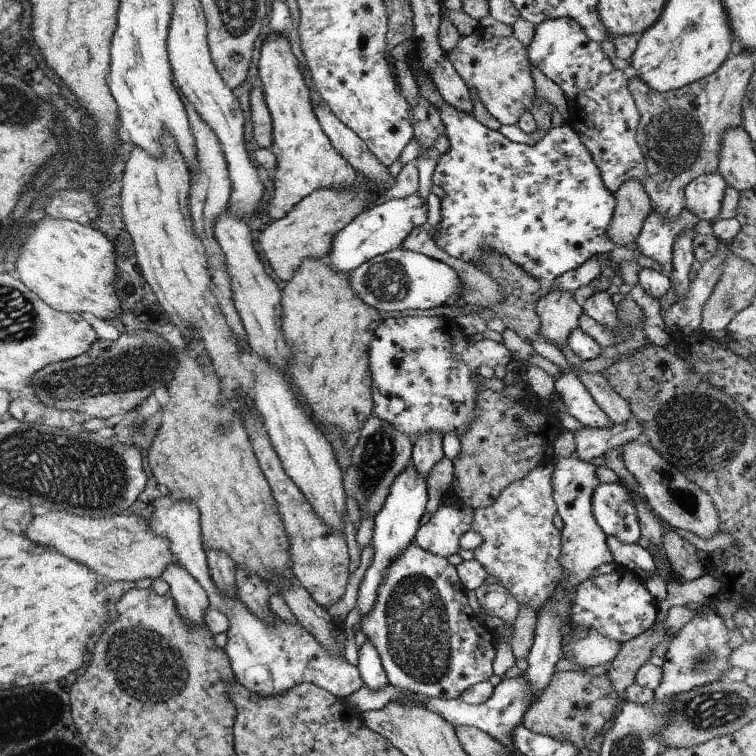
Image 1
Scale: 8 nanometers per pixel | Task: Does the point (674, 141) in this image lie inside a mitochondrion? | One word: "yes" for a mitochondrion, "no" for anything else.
yes

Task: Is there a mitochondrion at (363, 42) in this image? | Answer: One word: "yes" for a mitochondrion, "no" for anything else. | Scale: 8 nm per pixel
no

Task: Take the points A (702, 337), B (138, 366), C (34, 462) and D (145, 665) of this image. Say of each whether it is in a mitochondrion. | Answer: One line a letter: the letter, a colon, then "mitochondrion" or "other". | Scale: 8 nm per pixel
A: other
B: mitochondrion
C: mitochondrion
D: mitochondrion

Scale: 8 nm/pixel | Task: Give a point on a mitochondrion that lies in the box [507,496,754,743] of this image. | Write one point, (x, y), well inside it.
(707, 710)

